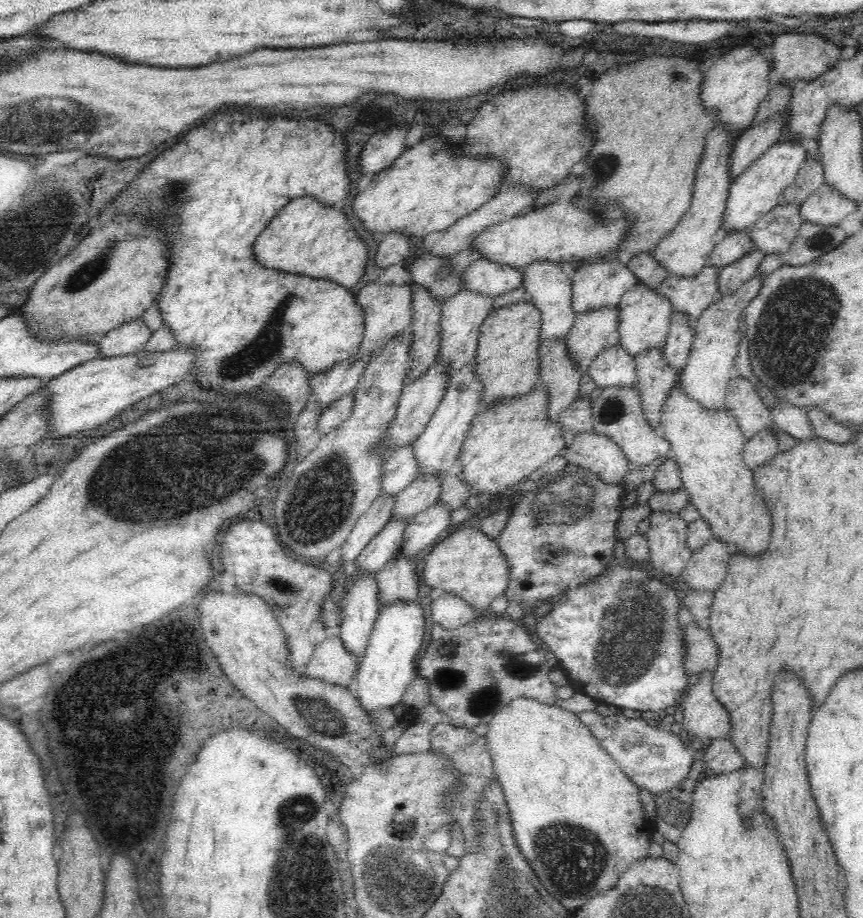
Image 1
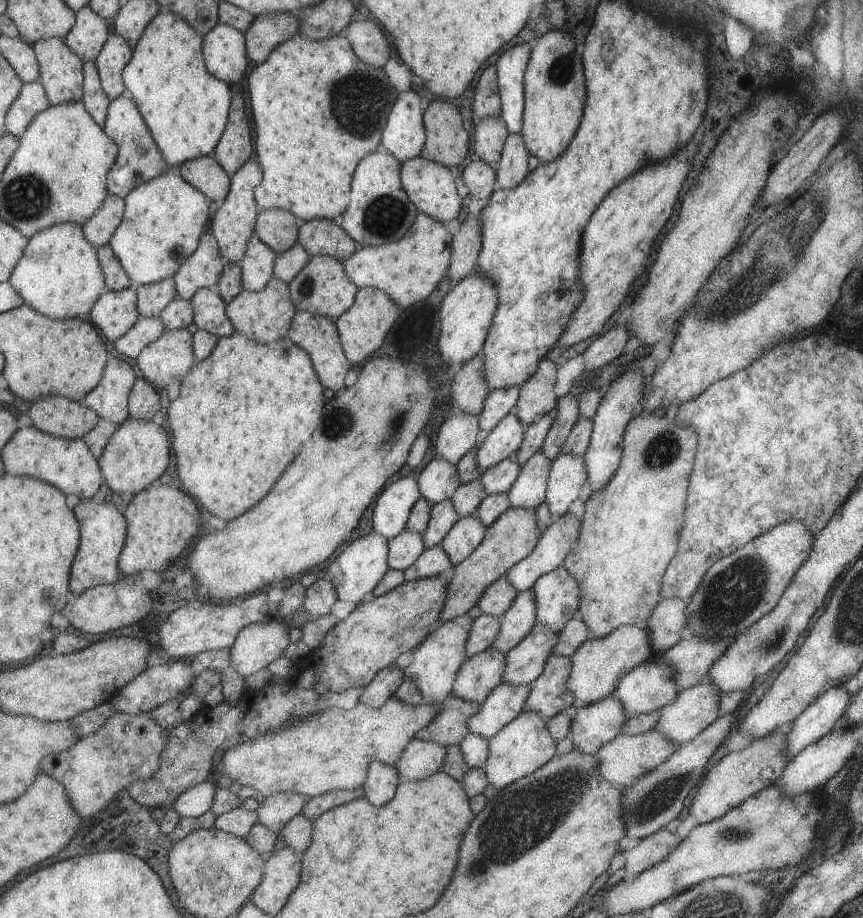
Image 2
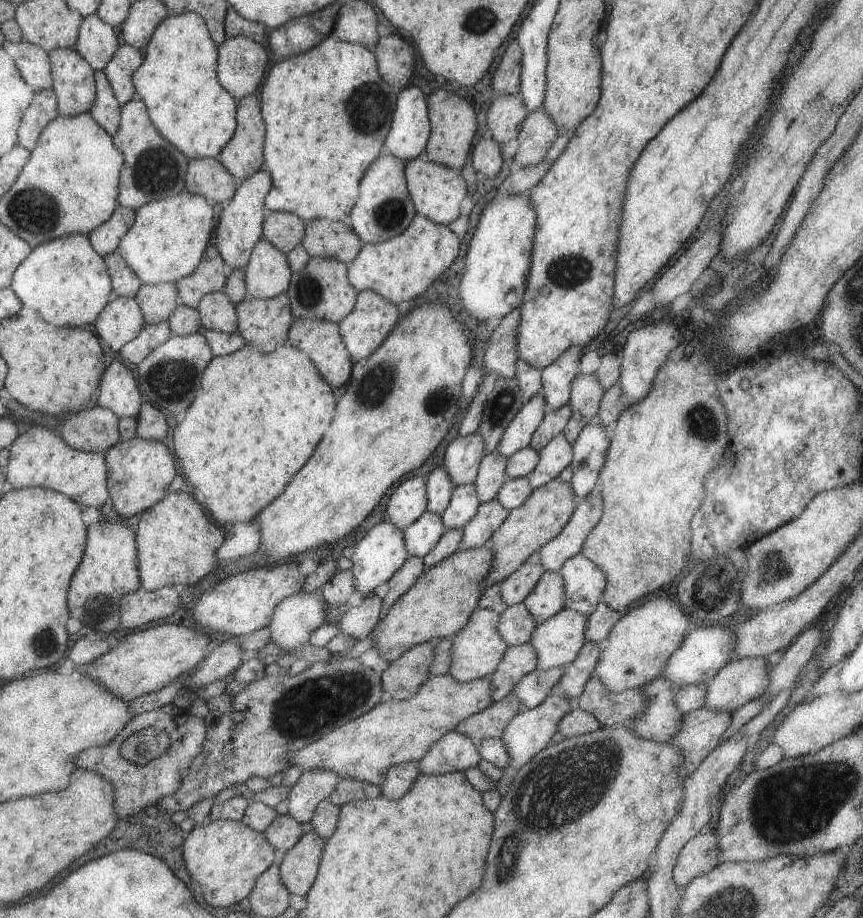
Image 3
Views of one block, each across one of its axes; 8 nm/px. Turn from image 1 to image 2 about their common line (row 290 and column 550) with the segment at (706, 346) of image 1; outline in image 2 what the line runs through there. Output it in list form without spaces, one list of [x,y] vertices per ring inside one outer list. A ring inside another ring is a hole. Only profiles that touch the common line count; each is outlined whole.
[[[522,709],[497,734],[488,738],[488,757],[482,766],[488,783],[493,788],[502,789],[518,778],[535,772],[556,754],[555,744],[549,736],[545,719],[531,709]]]

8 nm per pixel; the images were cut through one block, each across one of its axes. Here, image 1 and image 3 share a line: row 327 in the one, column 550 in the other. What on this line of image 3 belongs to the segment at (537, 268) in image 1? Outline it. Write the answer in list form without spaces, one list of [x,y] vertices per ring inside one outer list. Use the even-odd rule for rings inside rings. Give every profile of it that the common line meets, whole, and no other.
[[[599,491],[594,495],[588,495],[586,498],[576,502],[575,509],[567,522],[567,525],[553,538],[548,541],[544,546],[538,549],[538,556],[540,566],[543,571],[559,571],[563,562],[576,556],[582,552],[583,542],[586,540],[587,534],[591,533],[591,530],[595,527],[595,524],[599,521],[602,514],[602,499],[600,498]]]

